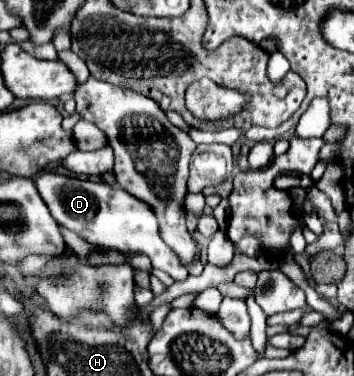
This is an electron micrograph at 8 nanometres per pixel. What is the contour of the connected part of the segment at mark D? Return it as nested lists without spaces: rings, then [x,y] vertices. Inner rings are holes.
[[[43,174],[37,180],[37,190],[43,202],[49,206],[53,218],[87,242],[103,244],[121,252],[143,252],[149,258],[157,258],[157,268],[169,272],[173,280],[187,278],[187,268],[159,234],[159,222],[153,208],[123,188],[101,182],[85,182],[63,174]],[[103,238],[109,238],[109,242]]]

